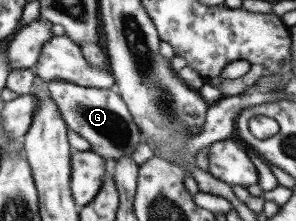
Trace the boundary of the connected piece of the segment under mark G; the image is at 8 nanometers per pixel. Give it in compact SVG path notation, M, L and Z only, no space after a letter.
M53 80L47 90L55 107L59 108L65 126L89 142L90 152L105 162L115 162L124 157L131 158L142 138L124 101L114 88L86 88L66 81Z

